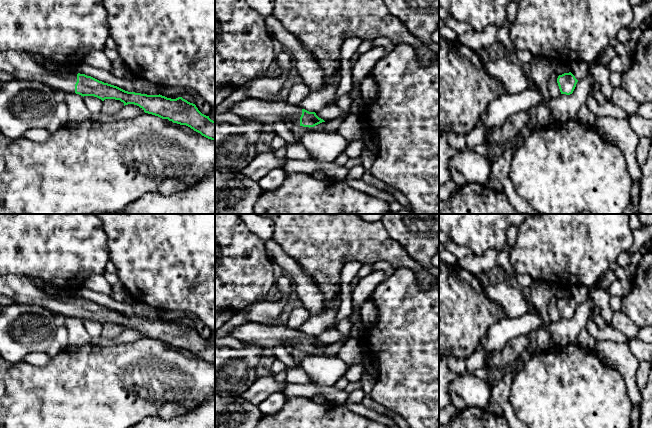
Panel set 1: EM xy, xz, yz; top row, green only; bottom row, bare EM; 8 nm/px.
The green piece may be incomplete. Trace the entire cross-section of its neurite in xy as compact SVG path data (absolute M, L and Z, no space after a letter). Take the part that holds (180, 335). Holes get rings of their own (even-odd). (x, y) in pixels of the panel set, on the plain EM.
M1 275L0 296L11 299L15 304L41 306L55 315L76 317L83 321L94 320L102 325L120 324L124 330L134 328L142 332L145 337L186 349L202 360L215 365L215 345L202 338L195 328L182 321L171 323L160 318L128 316L85 298L51 296L40 289L35 280L21 275Z

